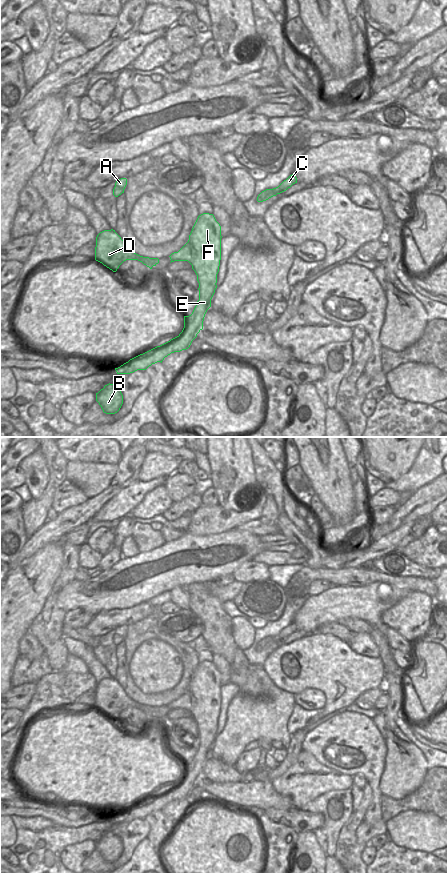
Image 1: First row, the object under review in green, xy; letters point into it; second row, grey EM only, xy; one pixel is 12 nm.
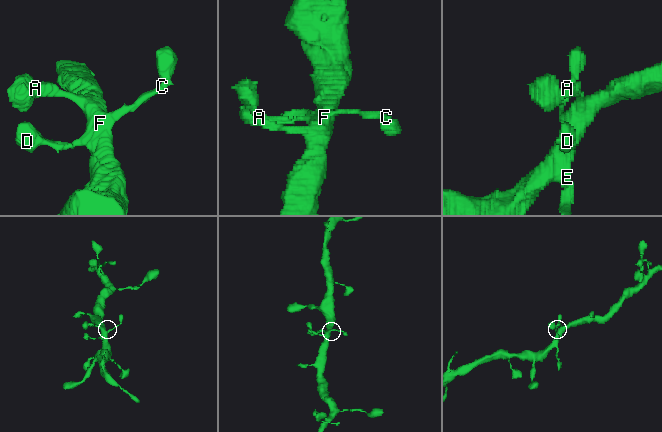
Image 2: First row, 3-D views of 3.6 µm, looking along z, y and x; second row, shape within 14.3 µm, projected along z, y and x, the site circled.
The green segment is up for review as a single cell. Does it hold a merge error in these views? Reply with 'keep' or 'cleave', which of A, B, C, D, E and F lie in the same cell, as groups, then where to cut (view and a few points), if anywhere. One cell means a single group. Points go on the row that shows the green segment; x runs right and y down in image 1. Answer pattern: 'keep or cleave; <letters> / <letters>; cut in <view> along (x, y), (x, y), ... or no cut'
keep; A B C D E F; no cut

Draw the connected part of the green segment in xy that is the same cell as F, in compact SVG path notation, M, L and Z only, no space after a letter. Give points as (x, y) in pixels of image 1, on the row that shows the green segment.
M213 214L198 216L188 242L169 257L171 262L188 261L197 275L199 300L189 316L184 316L182 332L170 341L140 354L118 368L117 374L130 374L137 370L146 370L152 364L161 362L174 352L190 347L197 334L203 329L207 310L217 288L217 274L221 260L221 226Z

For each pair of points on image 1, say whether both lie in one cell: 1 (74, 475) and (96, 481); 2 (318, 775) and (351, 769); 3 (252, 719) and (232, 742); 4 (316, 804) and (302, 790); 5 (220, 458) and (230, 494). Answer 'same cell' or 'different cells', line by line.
1: same cell
2: different cells
3: same cell
4: different cells
5: same cell

